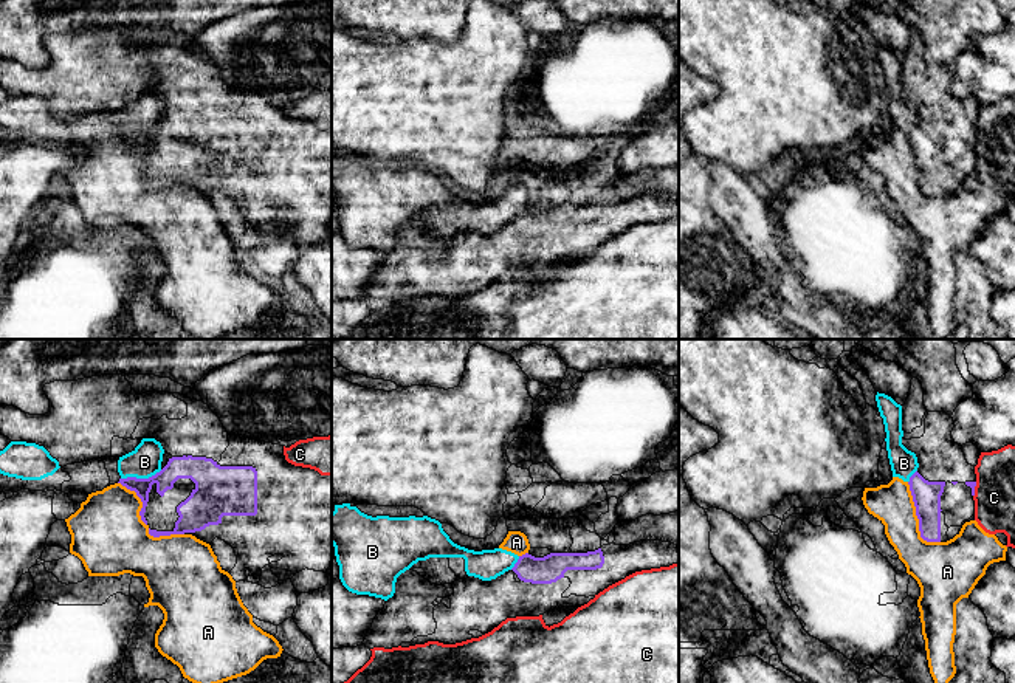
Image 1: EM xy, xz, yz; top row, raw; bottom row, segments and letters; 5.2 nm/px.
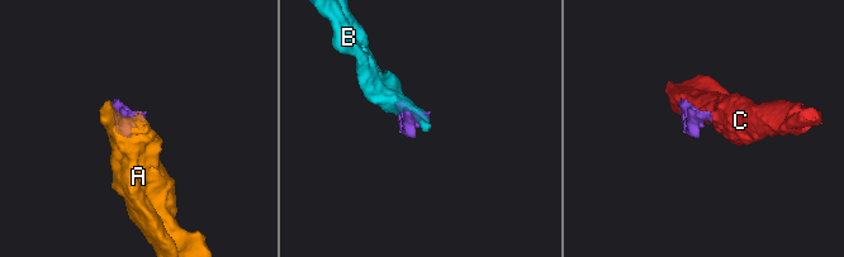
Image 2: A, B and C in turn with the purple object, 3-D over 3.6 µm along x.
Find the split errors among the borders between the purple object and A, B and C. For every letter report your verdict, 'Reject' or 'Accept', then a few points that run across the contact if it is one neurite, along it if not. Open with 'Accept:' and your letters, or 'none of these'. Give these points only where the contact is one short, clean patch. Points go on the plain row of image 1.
Accept: none of these
A: Reject
B: Reject
C: Reject

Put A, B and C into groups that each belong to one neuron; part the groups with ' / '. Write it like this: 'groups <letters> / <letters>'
groups A B / C

